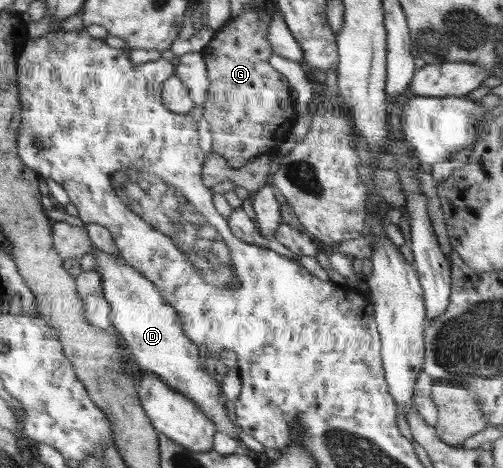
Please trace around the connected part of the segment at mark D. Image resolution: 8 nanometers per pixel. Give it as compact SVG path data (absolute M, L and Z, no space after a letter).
M96 248L90 252L95 256L95 269L104 279L105 297L113 309L112 326L126 341L127 349L133 355L133 363L138 369L157 374L171 389L195 401L207 417L214 421L217 430L228 433L241 447L243 442L238 441L237 427L227 419L225 407L219 401L219 385L201 369L199 351L183 331L178 311L165 300L154 283L138 273L133 266L125 265L124 261L113 257L113 254L103 253Z

